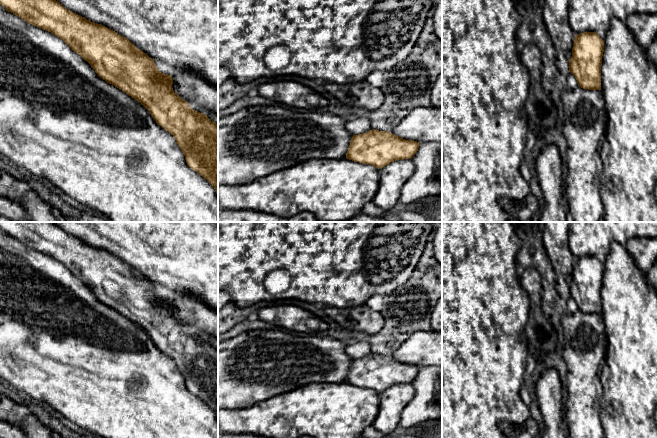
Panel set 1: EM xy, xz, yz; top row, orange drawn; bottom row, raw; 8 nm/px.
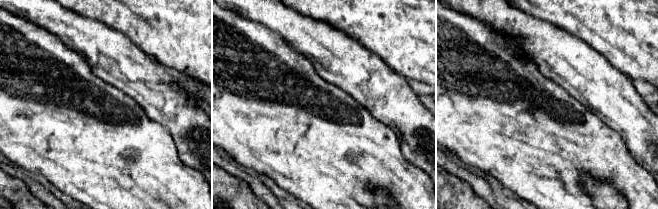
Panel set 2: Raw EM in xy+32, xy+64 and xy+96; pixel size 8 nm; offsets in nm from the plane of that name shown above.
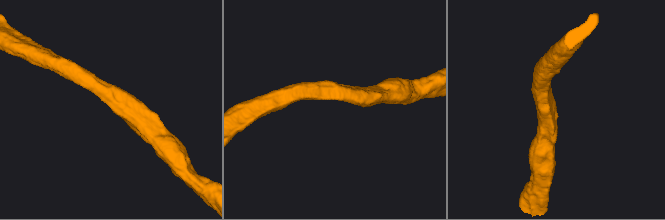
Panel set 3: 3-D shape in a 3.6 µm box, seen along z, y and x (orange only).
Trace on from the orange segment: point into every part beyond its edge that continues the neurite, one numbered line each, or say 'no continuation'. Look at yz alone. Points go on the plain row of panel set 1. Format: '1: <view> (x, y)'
1: yz (585, 341)

